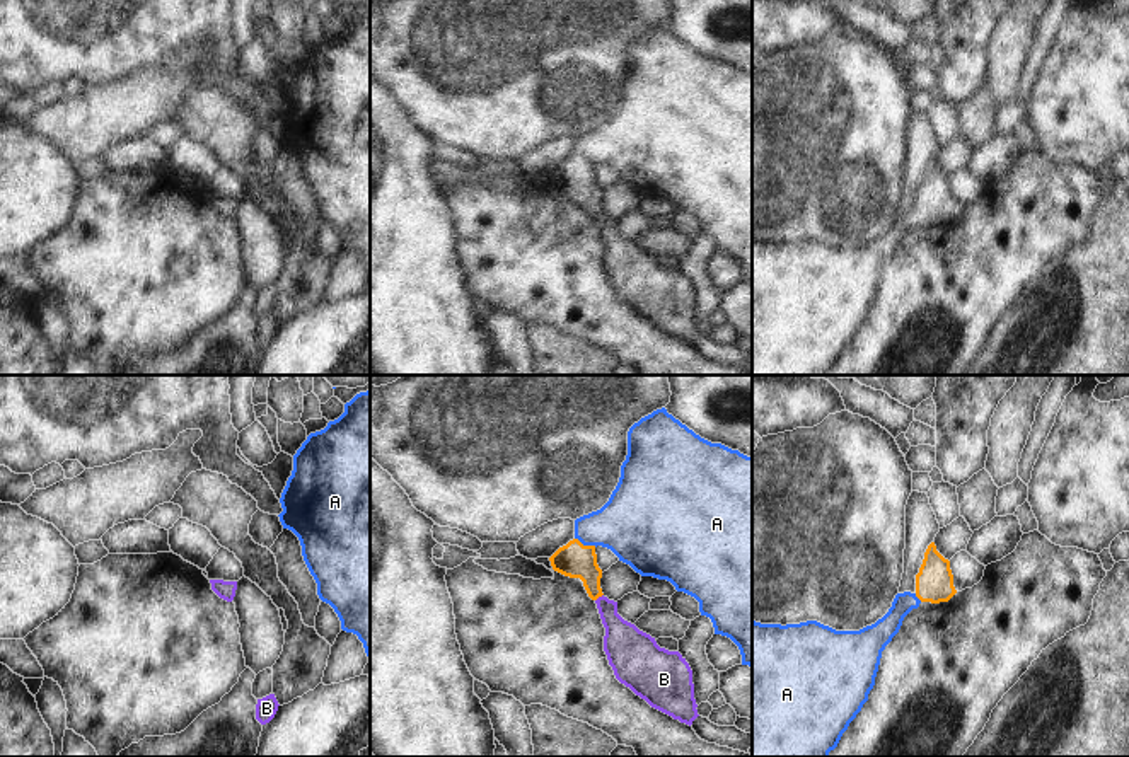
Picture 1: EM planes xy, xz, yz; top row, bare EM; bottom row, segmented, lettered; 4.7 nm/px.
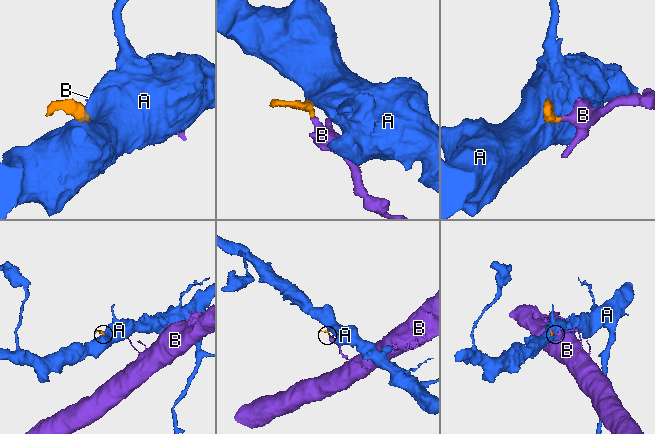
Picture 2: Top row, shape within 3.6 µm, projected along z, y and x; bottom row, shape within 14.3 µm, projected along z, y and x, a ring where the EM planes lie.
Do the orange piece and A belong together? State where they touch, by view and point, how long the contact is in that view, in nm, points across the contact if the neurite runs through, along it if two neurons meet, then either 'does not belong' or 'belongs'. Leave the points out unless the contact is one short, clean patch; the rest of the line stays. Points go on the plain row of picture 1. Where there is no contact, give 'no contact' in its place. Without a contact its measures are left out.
contact xz (585, 164); length 110 nm; border xz (575, 156), (584, 162), (596, 164); does not belong

